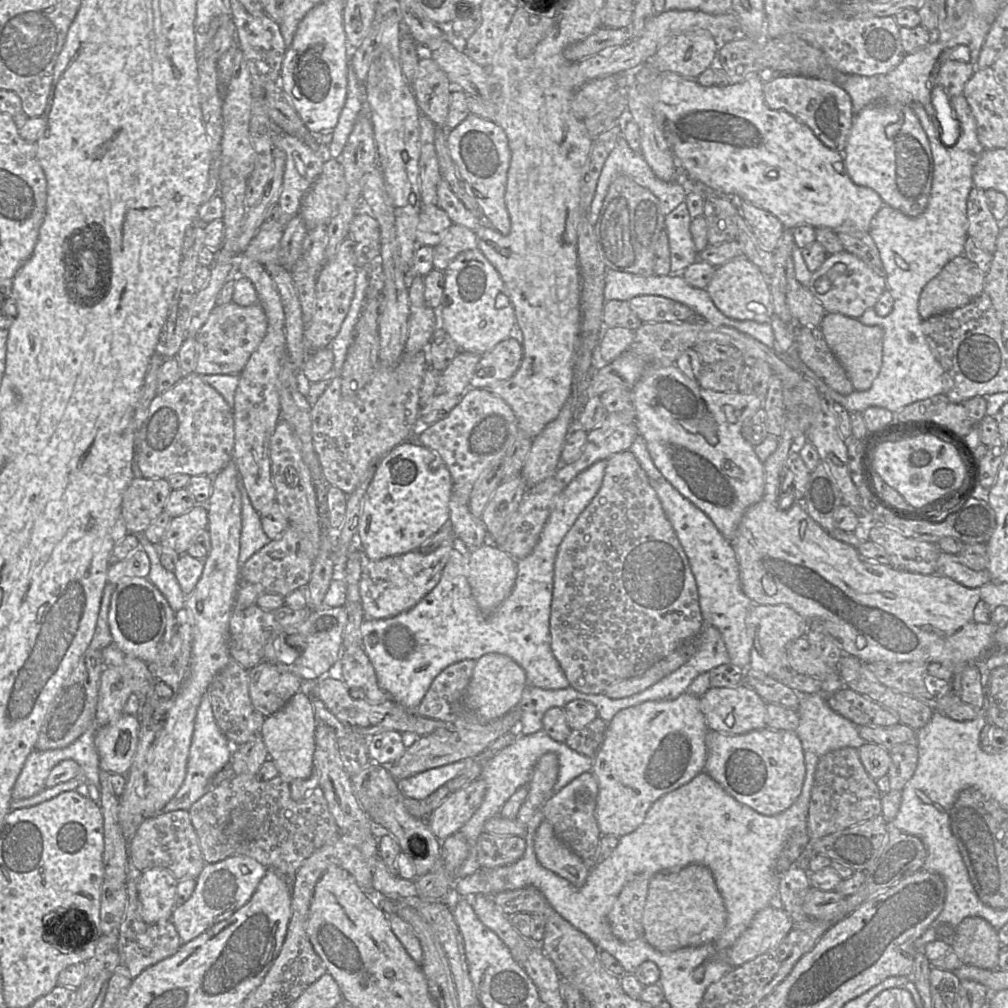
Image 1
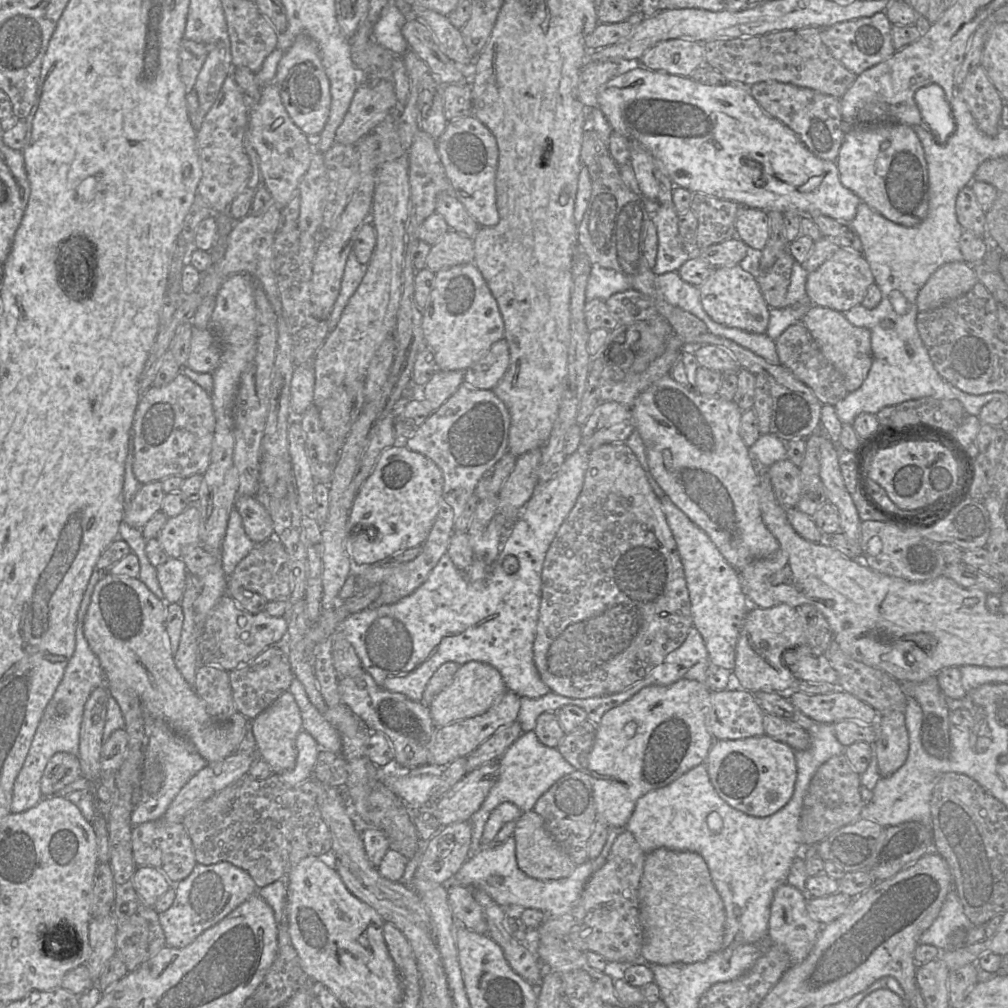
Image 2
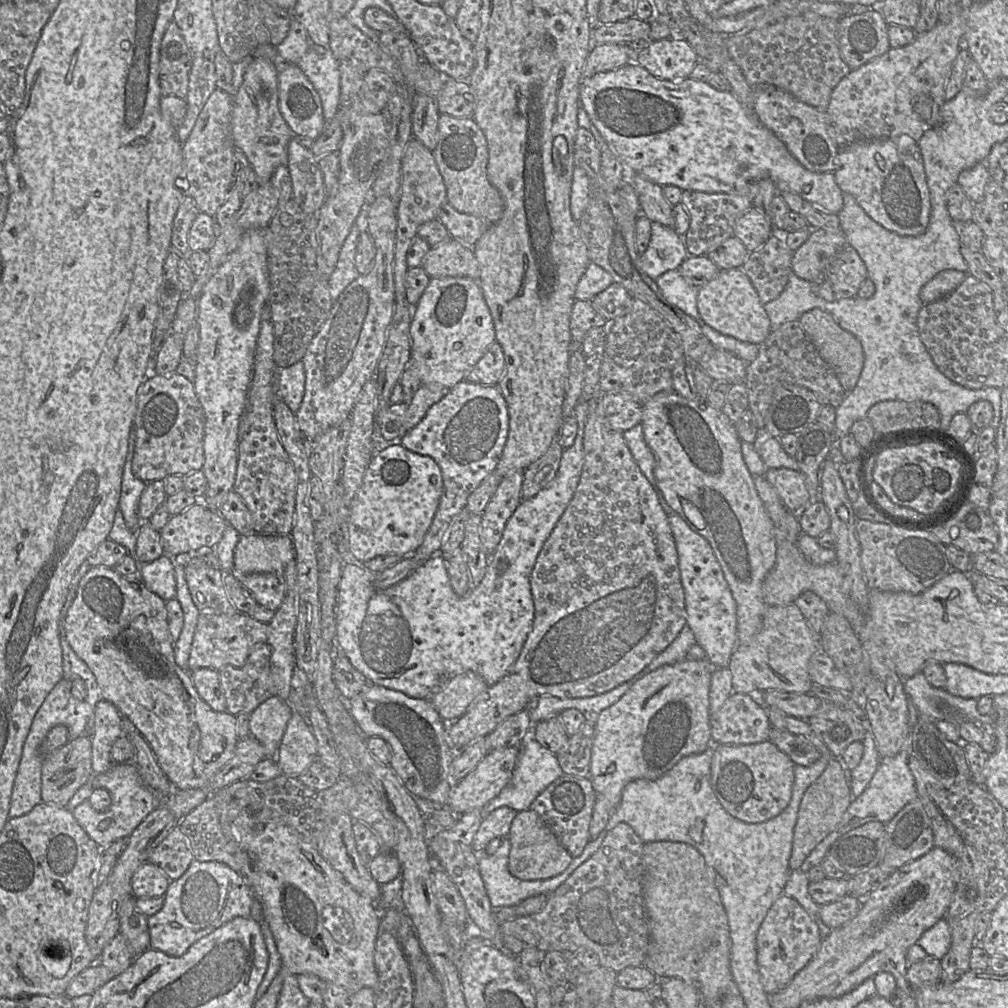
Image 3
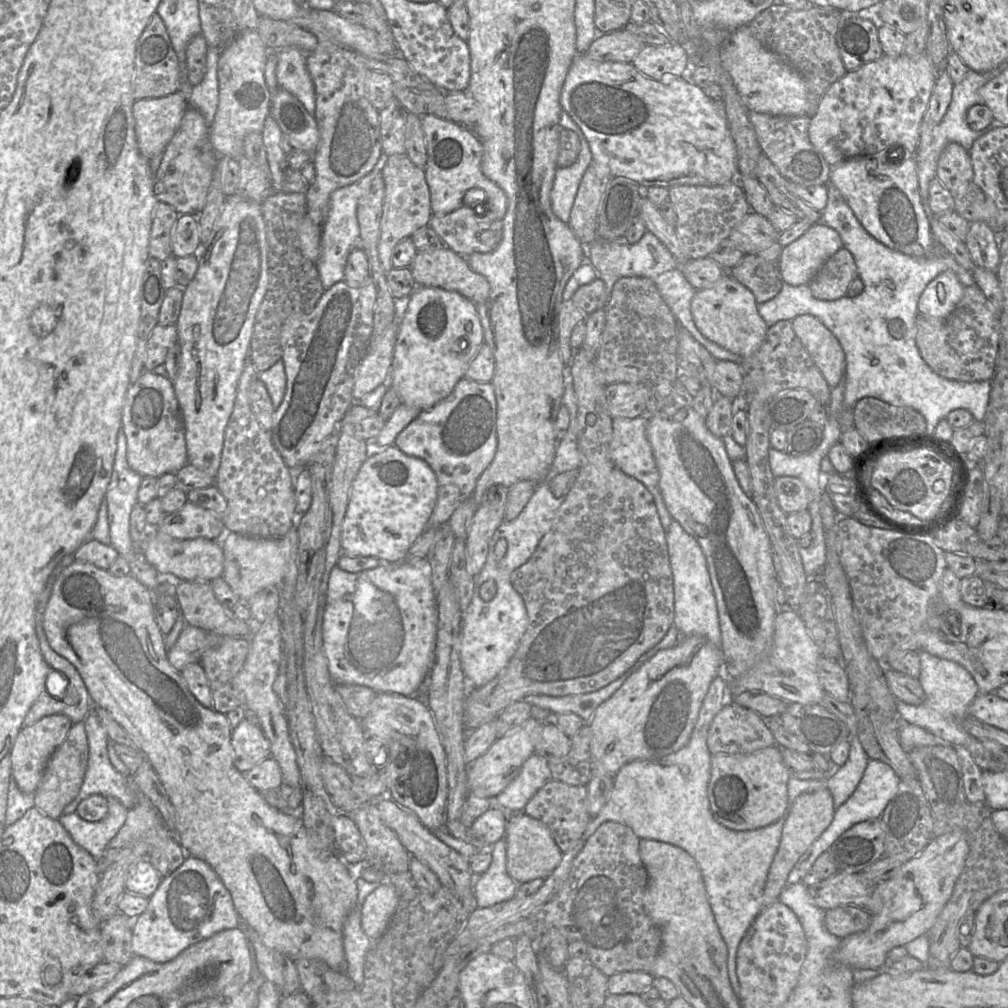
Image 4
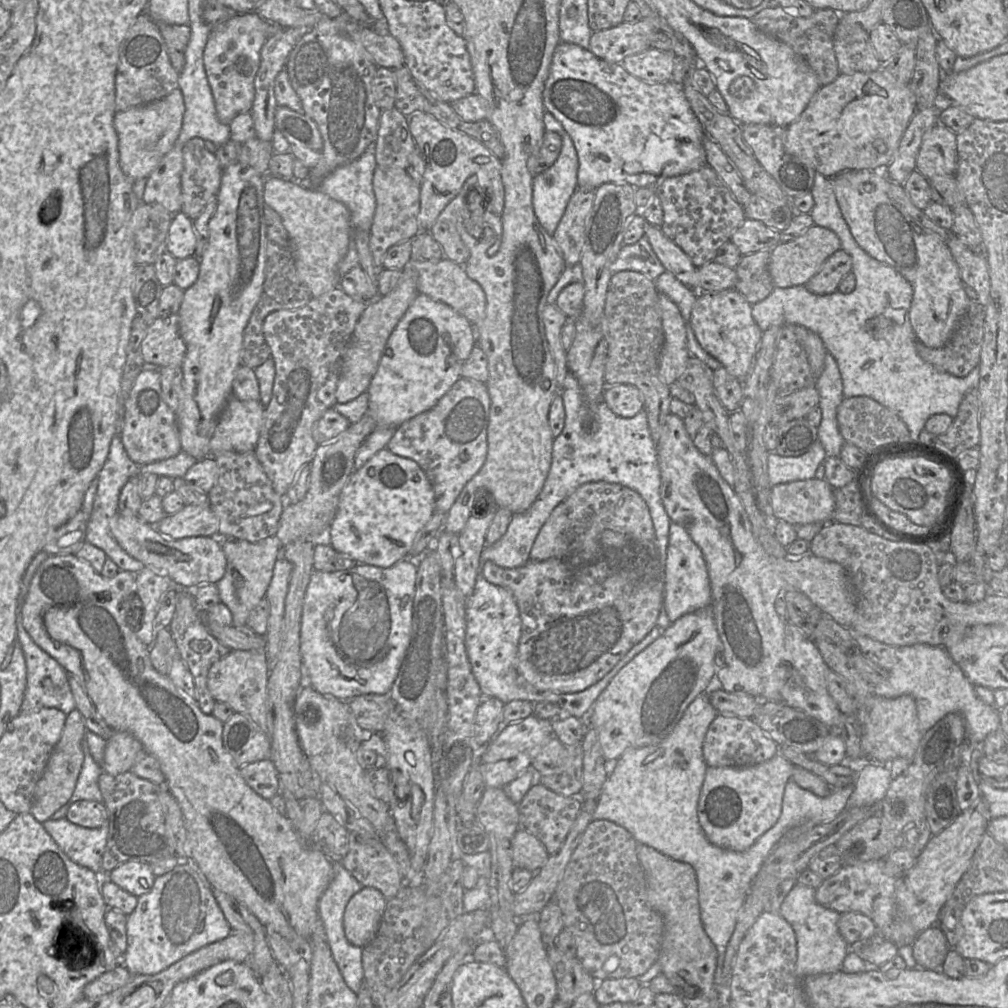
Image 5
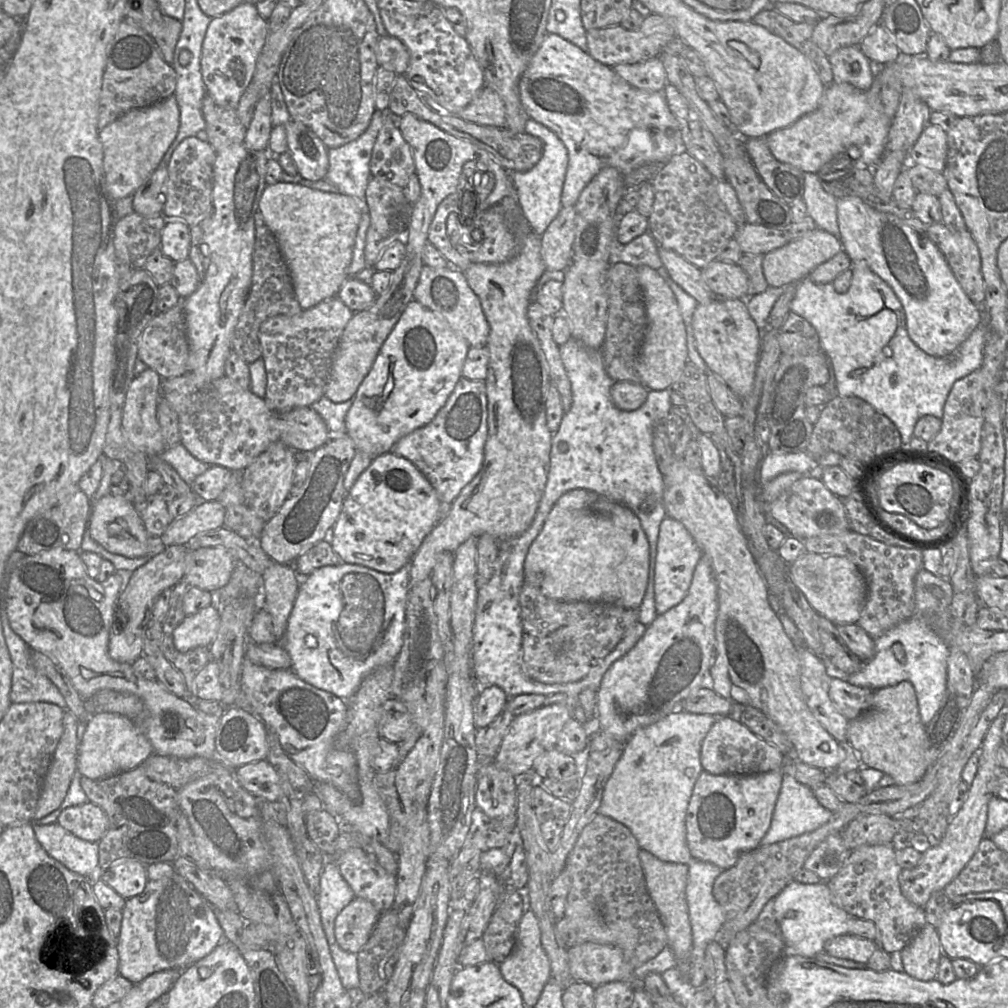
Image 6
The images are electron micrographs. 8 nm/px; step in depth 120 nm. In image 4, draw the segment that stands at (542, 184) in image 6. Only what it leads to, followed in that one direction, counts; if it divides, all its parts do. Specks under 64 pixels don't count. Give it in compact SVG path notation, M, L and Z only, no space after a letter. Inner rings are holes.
M566 113L560 116L562 128L571 129L580 137L581 150L576 161L568 167L558 168L551 191L551 205L554 214L563 222L568 223L582 178L593 163L590 146L580 128Z

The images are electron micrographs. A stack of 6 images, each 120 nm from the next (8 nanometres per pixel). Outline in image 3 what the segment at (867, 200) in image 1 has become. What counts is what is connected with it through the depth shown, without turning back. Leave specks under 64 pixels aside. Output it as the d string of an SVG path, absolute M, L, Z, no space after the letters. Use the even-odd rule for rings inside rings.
M632 62L616 70L598 73L592 77L584 78L580 87L579 101L580 107L587 112L594 126L606 140L610 150L619 157L624 167L632 169L635 173L640 174L655 184L660 186L676 186L682 191L735 194L746 196L750 199L752 183L756 183L764 178L770 178L776 185L778 192L794 192L803 200L818 206L826 212L838 214L843 207L844 193L838 187L834 173L814 173L804 168L789 152L785 144L759 121L754 112L747 111L731 91L718 91L707 82L701 82L690 77L679 80L662 80L653 76L640 64Z

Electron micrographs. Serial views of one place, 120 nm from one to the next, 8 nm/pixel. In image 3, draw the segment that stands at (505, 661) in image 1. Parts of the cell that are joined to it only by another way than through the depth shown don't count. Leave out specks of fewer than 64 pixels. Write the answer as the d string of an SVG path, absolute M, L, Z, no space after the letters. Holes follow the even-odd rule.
M465 672L451 678L440 690L435 690L429 699L443 722L453 723L488 687L478 675Z

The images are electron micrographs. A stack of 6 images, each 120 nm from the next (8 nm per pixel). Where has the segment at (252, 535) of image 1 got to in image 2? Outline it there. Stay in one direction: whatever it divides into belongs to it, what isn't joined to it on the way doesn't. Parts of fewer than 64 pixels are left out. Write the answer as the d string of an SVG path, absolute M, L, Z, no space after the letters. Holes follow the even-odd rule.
M233 509L228 518L220 550L222 567L227 576L233 573L237 564L251 552L255 545L244 530L241 515Z

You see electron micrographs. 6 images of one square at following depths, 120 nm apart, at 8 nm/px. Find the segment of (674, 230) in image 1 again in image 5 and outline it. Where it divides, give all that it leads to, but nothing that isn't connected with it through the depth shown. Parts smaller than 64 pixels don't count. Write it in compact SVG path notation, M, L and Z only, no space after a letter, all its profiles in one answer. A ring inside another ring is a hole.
M644 234L635 244L623 244L617 259L611 266L612 274L620 271L640 272L655 282L666 269Z

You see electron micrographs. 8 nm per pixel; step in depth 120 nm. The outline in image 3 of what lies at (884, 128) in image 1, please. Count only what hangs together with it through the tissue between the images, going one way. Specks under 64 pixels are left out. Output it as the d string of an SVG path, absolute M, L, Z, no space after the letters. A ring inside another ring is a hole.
M901 135L897 138L883 139L883 140L869 140L869 141L856 141L849 146L842 146L837 157L836 157L836 170L833 172L835 181L838 187L843 193L850 194L857 201L859 206L865 211L865 213L879 225L885 229L894 232L900 236L919 236L925 232L930 222L930 196L929 189L927 186L926 175L923 166L923 160L921 157L920 150L918 148L918 142L913 140L907 135Z

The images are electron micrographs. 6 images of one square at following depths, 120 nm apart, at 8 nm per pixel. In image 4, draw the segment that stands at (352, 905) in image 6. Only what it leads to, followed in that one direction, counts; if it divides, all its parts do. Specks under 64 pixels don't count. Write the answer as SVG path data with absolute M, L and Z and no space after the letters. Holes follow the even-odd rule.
M390 884L380 885L365 898L361 905L361 925L372 941L387 929L398 900L399 894Z

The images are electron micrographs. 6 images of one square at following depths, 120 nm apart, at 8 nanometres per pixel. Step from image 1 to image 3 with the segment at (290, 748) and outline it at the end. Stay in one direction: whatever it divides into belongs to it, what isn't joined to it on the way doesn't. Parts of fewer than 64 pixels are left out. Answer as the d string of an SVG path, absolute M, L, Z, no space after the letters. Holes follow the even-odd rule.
M272 696L249 715L250 735L265 749L267 758L275 758L287 723L292 715L290 703Z

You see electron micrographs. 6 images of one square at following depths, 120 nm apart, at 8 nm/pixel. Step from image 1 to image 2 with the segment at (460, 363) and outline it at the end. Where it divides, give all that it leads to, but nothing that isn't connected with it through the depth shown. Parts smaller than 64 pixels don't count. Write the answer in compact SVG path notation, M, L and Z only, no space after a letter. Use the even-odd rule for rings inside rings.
M438 371L422 387L423 398L430 403L431 411L436 411L464 383L464 372Z

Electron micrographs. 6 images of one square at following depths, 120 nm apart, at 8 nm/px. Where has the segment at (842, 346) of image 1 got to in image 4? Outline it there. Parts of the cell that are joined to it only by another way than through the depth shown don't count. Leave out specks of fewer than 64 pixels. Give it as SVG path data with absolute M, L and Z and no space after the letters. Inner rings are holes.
M810 314L792 320L795 334L806 348L830 388L834 388L845 376L845 354L825 325Z

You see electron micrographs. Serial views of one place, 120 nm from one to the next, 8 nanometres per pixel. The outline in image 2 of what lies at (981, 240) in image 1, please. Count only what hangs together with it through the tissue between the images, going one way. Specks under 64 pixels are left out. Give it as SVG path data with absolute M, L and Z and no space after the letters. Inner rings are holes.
M970 186L960 190L955 204L956 216L963 230L987 238L985 213Z

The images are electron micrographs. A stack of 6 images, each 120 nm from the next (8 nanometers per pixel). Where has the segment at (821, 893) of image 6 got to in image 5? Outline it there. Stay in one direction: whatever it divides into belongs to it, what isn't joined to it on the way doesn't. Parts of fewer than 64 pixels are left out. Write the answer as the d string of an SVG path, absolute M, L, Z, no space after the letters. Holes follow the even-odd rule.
M796 882L781 903L780 915L792 926L797 943L796 974L802 981L805 977L842 970L843 961L850 951L838 929L840 913L817 902L816 889Z

